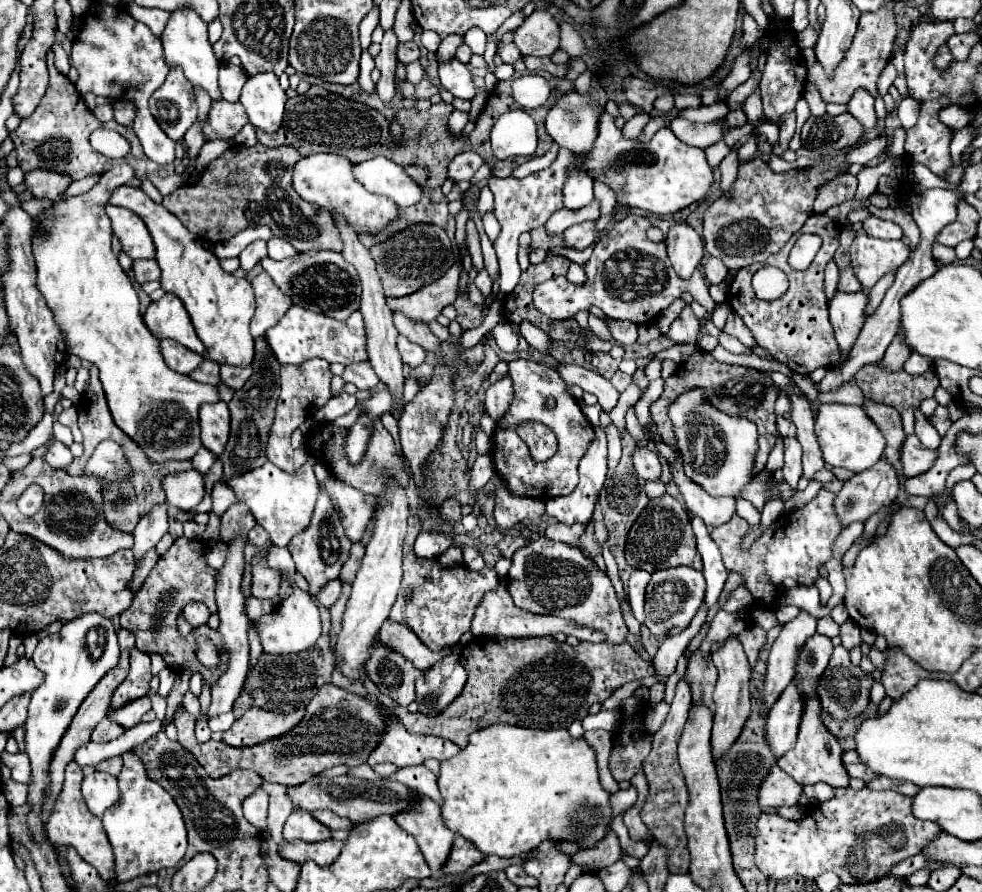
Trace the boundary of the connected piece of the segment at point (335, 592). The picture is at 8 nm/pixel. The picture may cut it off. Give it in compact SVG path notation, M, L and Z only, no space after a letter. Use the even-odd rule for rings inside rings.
M339 579L327 581L325 587L321 587L321 589L315 593L315 601L317 601L319 605L323 605L323 607L331 607L331 605L337 601L339 593L341 593L341 581L339 581Z

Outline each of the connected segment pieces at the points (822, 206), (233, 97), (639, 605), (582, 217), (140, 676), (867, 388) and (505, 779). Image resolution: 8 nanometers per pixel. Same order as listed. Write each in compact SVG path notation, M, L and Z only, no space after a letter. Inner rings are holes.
M851 173L837 175L835 179L823 183L823 185L817 189L817 197L815 197L813 211L815 211L815 213L823 213L823 211L827 211L829 207L841 205L843 201L853 199L855 191L857 191L857 177L855 177L855 175L851 175Z
M225 63L219 69L219 87L225 101L239 101L241 87L245 85L247 71L233 63Z
M635 569L629 579L629 603L637 621L645 619L645 589L649 579L651 579L651 573L643 569Z
M593 201L589 207L585 207L585 211L569 211L569 209L555 211L547 219L545 229L547 229L547 235L561 235L567 227L583 223L583 221L591 221L591 219L593 221L599 219L599 205L597 205L597 201Z
M133 649L131 651L131 669L127 679L115 689L111 697L109 711L117 711L123 705L131 703L133 699L141 699L149 691L149 681L151 681L151 659L147 653Z
M867 365L855 375L855 381L867 399L887 403L899 411L905 407L917 407L923 399L933 397L939 387L939 379L933 369L913 377L905 371L887 373L877 365Z
M493 723L493 727L473 731L461 753L453 759L441 761L437 785L443 797L441 819L445 827L471 841L483 855L515 857L537 847L549 837L559 841L579 841L585 849L589 849L609 831L609 793L599 783L595 753L585 739L571 739L565 729L541 731Z

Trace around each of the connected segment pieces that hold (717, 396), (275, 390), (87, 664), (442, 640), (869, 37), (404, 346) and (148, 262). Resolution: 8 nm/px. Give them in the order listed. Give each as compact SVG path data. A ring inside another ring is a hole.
M697 351L695 355L691 355L685 363L679 365L677 373L671 375L665 381L663 395L651 405L651 417L655 419L663 441L675 449L671 423L669 423L669 417L667 417L669 403L673 403L673 399L677 399L677 395L685 393L687 389L703 387L707 391L709 399L713 399L713 405L721 407L721 411L727 411L729 415L741 415L741 417L751 419L753 423L757 423L757 429L759 429L759 453L757 453L757 459L755 459L755 471L763 471L765 463L767 463L767 457L769 457L769 453L771 453L771 449L775 445L775 435L777 435L775 411L773 411L775 399L777 399L777 389L775 389L775 385L773 385L773 381L769 377L755 377L753 373L755 373L755 369L749 369L749 367L735 367L735 365L719 363L707 351Z
M259 337L255 339L255 359L253 359L253 375L247 379L247 383L235 391L233 399L229 401L229 411L231 411L231 435L225 445L225 451L221 455L223 461L223 475L237 475L251 471L253 467L261 467L267 461L267 439L269 431L275 419L275 407L279 399L279 363L269 355L269 347L265 347L265 341Z
M89 613L81 615L69 623L63 625L63 629L55 635L49 635L39 641L33 661L35 665L45 673L43 685L33 693L33 699L29 703L29 717L25 723L25 753L31 761L31 781L27 783L27 827L35 843L45 845L49 843L53 853L59 855L59 847L47 839L47 833L43 831L41 823L41 807L45 801L45 789L47 789L47 777L49 777L49 765L53 759L55 749L61 743L61 737L65 733L65 727L69 727L73 715L77 713L77 707L83 703L85 695L95 687L97 679L105 675L111 667L115 667L119 659L119 645L117 645L117 633L113 629L111 619L105 619L103 615Z
M409 517L409 527L403 543L403 579L389 619L409 626L425 643L425 647L429 647L431 651L439 651L445 645L459 643L459 637L471 627L473 611L481 601L481 595L497 587L497 575L493 568L488 567L479 572L471 571L467 567L457 567L457 571L441 571L435 559L417 559L413 553L413 543L419 531L419 519Z
M895 1L889 3L889 11L877 11L877 13L869 13L869 15L863 13L861 15L857 33L853 37L853 43L847 49L843 61L833 69L831 77L825 75L821 63L813 63L807 69L809 71L807 79L821 91L821 97L827 103L847 103L857 87L865 87L873 97L877 97L877 79L879 79L881 71L885 69L885 65L891 59L893 41L895 41L895 35L897 35L897 23L895 23L893 7L895 7Z
M399 335L399 339L397 339L397 347L399 347L399 351L401 351L403 361L409 363L411 367L423 363L423 359L425 359L425 349L421 349L419 345L407 341L403 335Z
M137 259L133 261L133 273L137 283L147 283L147 281L157 281L161 277L161 267L155 259Z

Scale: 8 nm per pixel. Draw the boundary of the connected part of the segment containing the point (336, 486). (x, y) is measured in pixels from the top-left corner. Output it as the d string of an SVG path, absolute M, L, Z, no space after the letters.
M317 462L314 467L315 476L320 485L329 491L333 505L337 505L337 511L341 515L345 533L349 535L351 541L361 541L365 527L373 515L373 507L375 507L375 497L373 495L365 495L353 487L349 487L347 483L341 483L341 480L331 477L330 473L325 469L325 465Z

